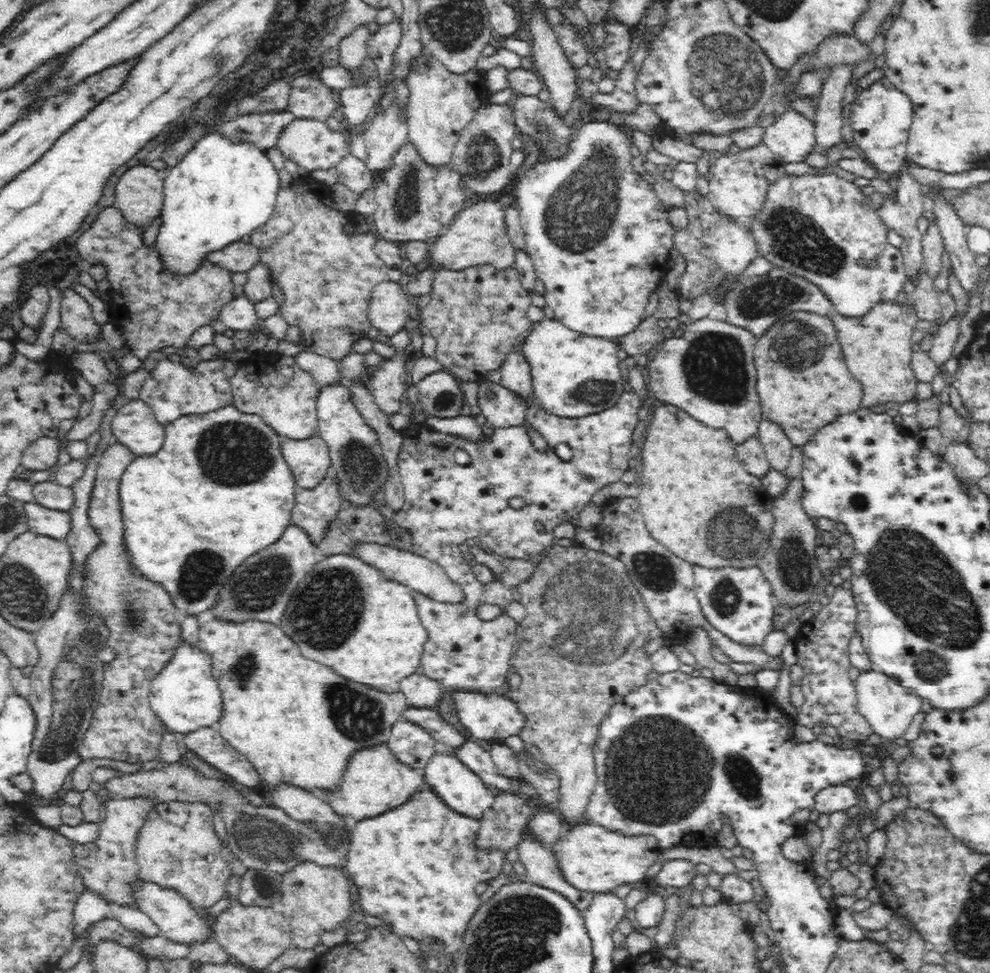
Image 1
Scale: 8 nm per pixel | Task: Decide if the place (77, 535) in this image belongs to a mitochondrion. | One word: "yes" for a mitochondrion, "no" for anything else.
no

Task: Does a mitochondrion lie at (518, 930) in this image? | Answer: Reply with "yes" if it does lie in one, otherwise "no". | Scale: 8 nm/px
yes

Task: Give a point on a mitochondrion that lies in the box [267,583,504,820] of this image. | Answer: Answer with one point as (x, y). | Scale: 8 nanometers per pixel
(359, 717)

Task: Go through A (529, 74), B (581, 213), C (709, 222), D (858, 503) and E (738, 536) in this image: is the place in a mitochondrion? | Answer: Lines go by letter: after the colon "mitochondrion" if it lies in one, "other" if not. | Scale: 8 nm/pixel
A: other
B: mitochondrion
C: other
D: mitochondrion
E: mitochondrion

